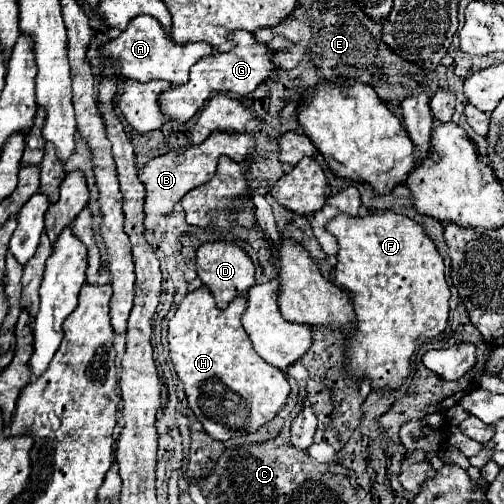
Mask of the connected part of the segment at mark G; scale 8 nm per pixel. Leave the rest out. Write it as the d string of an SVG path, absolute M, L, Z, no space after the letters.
M244 30L232 34L232 40L236 42L234 50L226 54L214 54L212 58L202 58L192 66L192 76L188 84L174 86L172 90L164 92L164 98L160 98L160 106L168 118L188 122L198 110L204 108L210 96L218 92L230 92L238 98L248 98L260 84L264 84L272 76L272 70L276 68L272 60L274 52L266 44L256 42L254 34Z

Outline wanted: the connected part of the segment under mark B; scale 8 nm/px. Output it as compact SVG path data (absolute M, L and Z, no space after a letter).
M216 130L198 146L190 146L186 150L172 150L164 156L158 156L158 158L150 160L144 166L144 170L140 172L140 180L146 186L146 228L154 228L156 220L160 216L170 214L174 204L180 202L180 198L188 190L210 182L214 178L216 164L218 164L220 156L228 156L234 162L252 162L254 154L256 154L254 134L250 134L250 132L234 134L234 132Z

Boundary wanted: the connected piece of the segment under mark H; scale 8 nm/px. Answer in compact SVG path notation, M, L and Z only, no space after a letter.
M198 288L184 296L168 322L170 360L184 384L188 406L214 440L230 440L236 432L256 432L284 408L290 384L282 370L260 358L240 322L246 298L238 296L226 310L218 310L212 294Z

